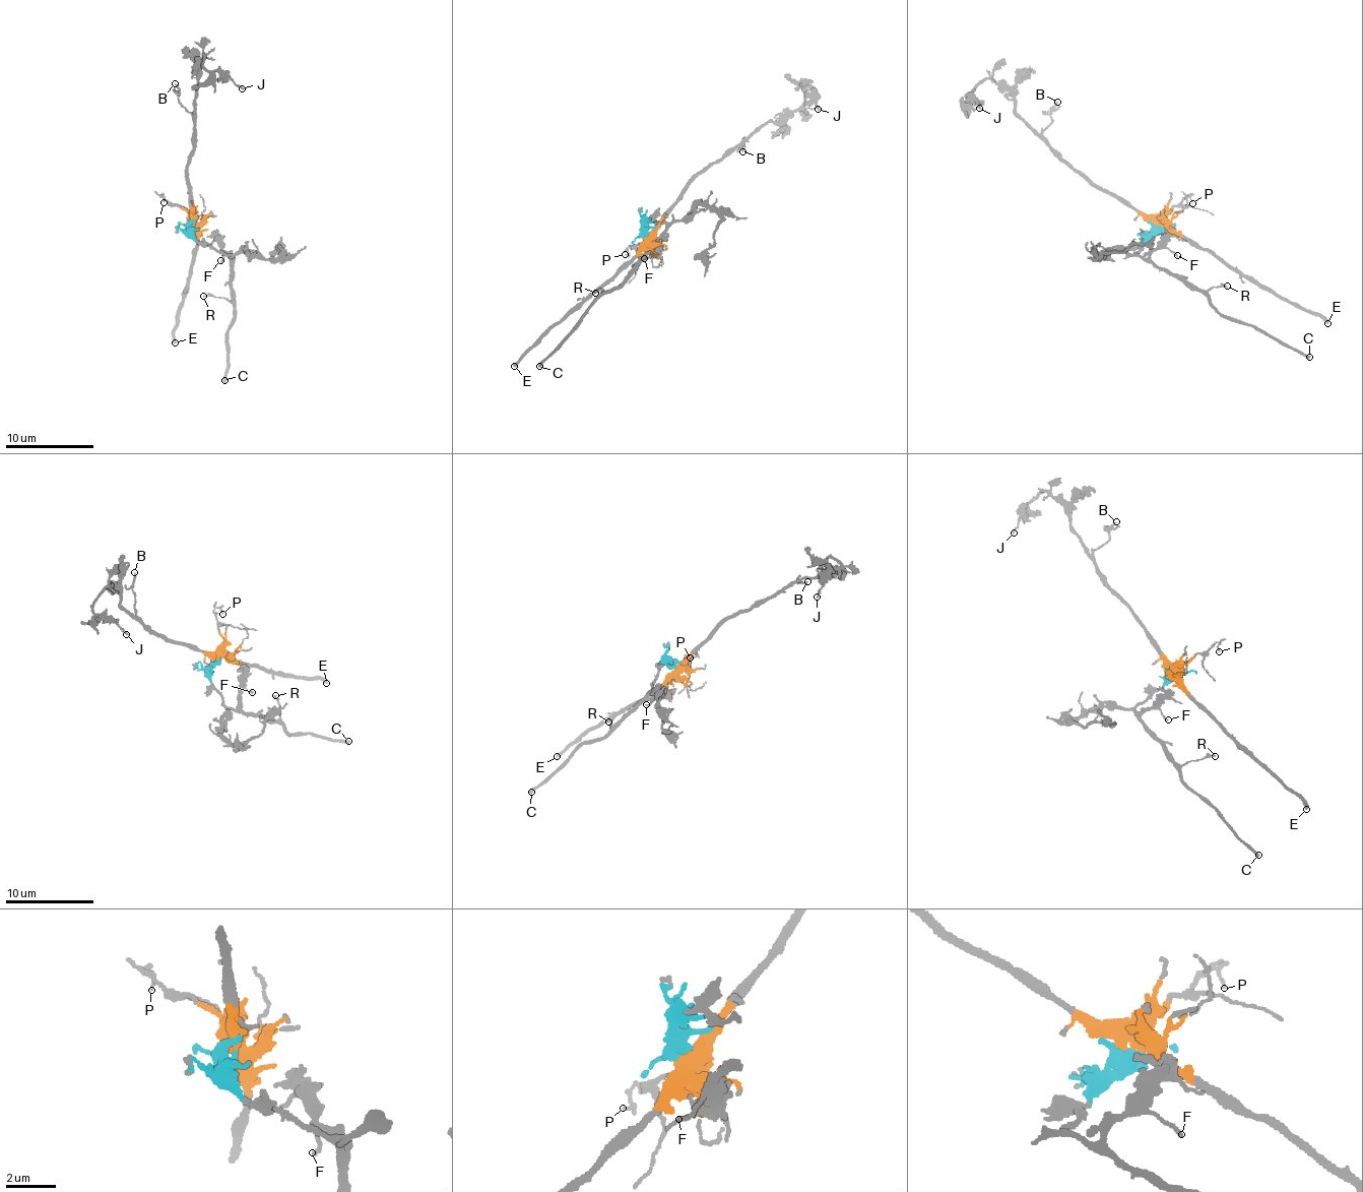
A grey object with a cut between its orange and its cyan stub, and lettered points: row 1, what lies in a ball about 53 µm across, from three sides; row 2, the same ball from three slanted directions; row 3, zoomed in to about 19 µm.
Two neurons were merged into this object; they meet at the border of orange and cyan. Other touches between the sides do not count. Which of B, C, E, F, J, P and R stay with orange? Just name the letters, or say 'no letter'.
B, E, J, P

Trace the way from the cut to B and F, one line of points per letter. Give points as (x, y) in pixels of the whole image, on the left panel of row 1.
B: (189, 224), (193, 210), (185, 174), (193, 147), (195, 125), (192, 116), (177, 98), (175, 82)
F: (189, 224), (197, 241), (204, 241), (231, 258), (222, 251), (221, 261)

